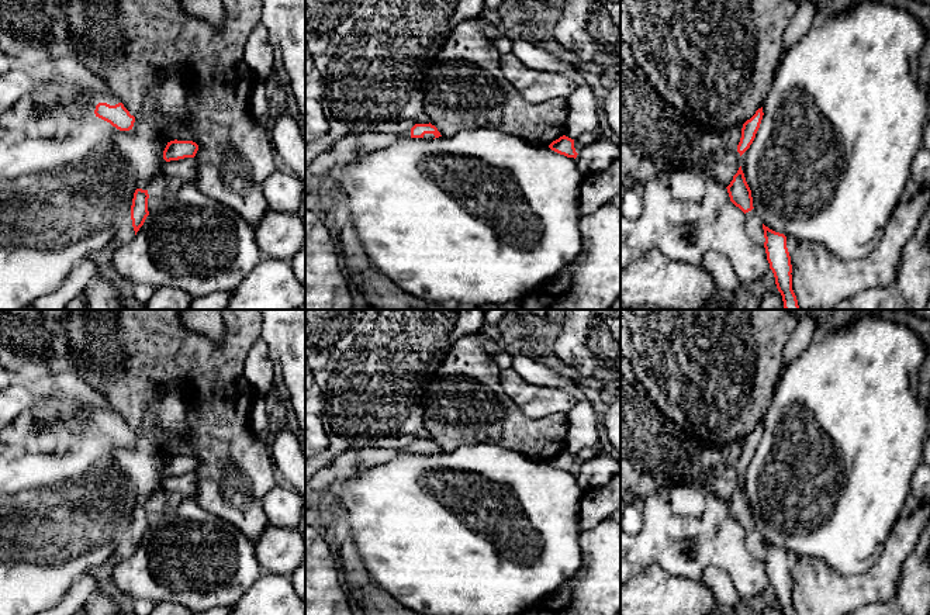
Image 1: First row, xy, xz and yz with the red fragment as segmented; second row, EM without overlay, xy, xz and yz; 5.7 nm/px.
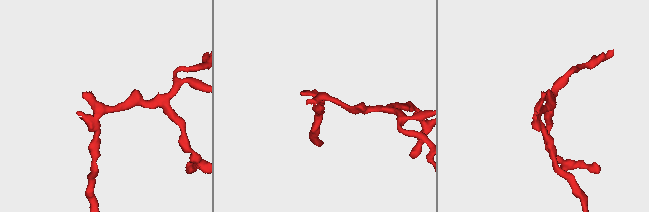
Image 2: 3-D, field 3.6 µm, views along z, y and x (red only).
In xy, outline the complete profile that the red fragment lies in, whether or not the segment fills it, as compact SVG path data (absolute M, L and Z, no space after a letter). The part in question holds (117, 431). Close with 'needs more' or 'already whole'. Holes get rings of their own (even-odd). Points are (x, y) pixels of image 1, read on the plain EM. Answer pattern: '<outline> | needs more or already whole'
M104 401L104 405L100 408L87 402L84 402L82 408L89 415L96 432L110 438L120 446L132 445L135 432L129 429L115 408L107 401Z | needs more

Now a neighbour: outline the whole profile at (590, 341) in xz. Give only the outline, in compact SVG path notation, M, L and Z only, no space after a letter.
M567 310L560 335L549 350L564 364L601 383L601 398L609 404L620 390L620 310Z

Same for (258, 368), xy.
M259 339L248 352L243 363L243 374L252 388L262 395L267 395L273 387L273 364L274 357L269 352L269 346Z

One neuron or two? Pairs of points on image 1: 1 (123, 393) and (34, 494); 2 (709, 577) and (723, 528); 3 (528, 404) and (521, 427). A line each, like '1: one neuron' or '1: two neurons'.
1: two neurons
2: two neurons
3: two neurons

